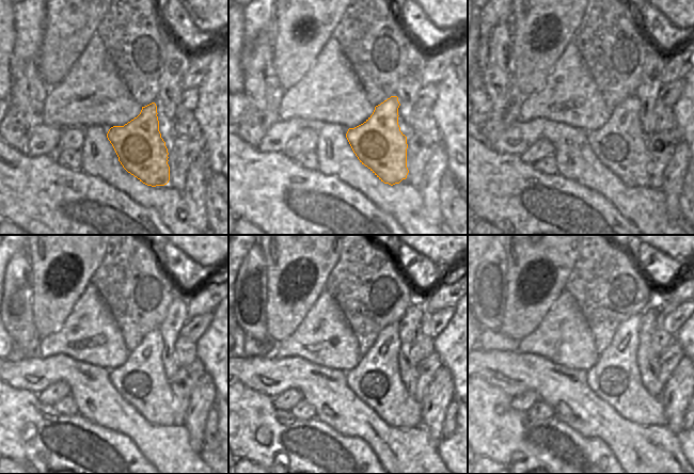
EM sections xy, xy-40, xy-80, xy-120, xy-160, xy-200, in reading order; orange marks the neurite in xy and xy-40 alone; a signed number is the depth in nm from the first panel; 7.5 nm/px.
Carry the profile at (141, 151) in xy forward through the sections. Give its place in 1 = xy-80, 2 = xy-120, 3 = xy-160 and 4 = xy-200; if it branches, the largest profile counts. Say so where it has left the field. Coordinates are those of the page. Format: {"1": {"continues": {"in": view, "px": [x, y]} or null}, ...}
{"1": {"continues": {"in": "xy-80", "px": [619, 144]}}, "2": {"continues": {"in": "xy-120", "px": [141, 380]}}, "3": {"continues": {"in": "xy-160", "px": [376, 379]}}, "4": {"continues": {"in": "xy-200", "px": [615, 378]}}}

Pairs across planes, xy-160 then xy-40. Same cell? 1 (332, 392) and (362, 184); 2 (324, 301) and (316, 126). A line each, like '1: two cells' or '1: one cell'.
1: one cell
2: two cells

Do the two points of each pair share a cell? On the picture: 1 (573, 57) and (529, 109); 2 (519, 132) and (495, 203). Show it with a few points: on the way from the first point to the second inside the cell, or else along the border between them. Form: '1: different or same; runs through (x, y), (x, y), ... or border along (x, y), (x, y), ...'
1: same; runs through (570, 72), (570, 77), (543, 104)
2: different; border along (488, 146), (500, 153), (514, 153), (519, 156)

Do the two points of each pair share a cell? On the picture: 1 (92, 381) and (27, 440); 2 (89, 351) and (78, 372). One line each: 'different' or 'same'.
1: different
2: different

